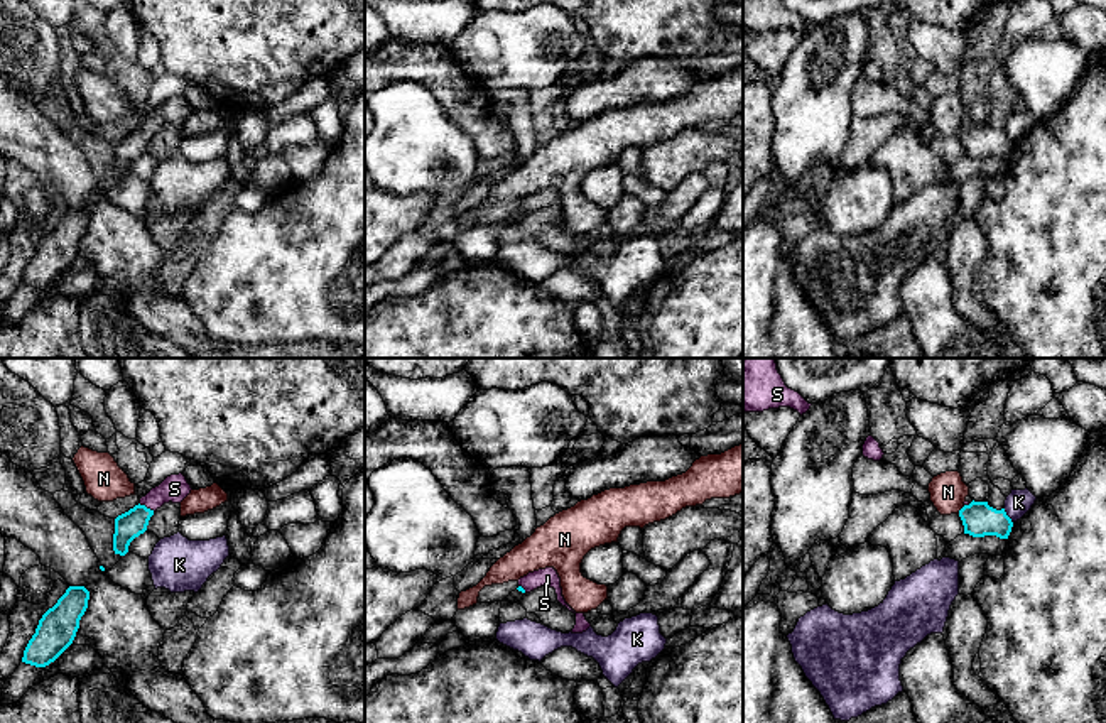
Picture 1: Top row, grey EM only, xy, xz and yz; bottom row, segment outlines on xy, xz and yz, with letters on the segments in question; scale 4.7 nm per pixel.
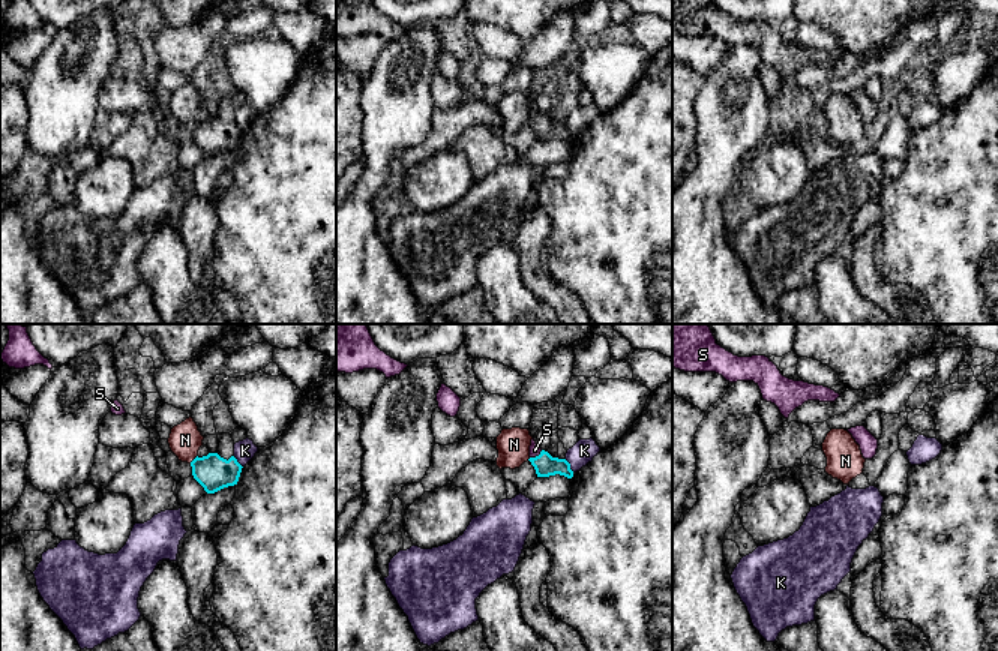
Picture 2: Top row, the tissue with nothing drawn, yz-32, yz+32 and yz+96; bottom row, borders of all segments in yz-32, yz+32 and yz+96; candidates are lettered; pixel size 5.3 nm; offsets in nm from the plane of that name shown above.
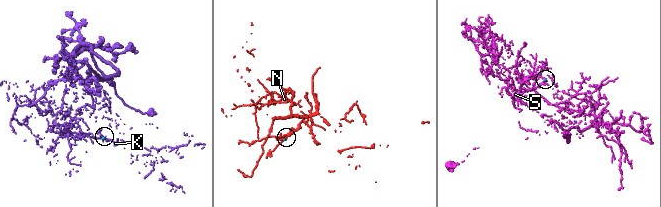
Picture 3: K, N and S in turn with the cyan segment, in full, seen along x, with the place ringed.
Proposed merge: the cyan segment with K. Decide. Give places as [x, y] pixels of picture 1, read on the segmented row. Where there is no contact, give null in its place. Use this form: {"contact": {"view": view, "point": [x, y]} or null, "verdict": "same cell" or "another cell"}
{"contact": {"view": "yz", "point": [1007, 516]}, "verdict": "another cell"}

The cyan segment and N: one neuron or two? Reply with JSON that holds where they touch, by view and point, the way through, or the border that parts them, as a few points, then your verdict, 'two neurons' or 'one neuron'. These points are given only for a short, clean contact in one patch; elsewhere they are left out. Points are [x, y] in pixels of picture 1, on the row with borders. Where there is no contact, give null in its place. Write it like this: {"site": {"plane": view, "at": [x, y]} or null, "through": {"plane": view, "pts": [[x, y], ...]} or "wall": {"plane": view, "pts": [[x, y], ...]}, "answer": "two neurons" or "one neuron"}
{"site": {"plane": "yz", "at": [961, 509]}, "wall": {"plane": "yz", "pts": [[965, 505], [958, 512]]}, "answer": "two neurons"}

